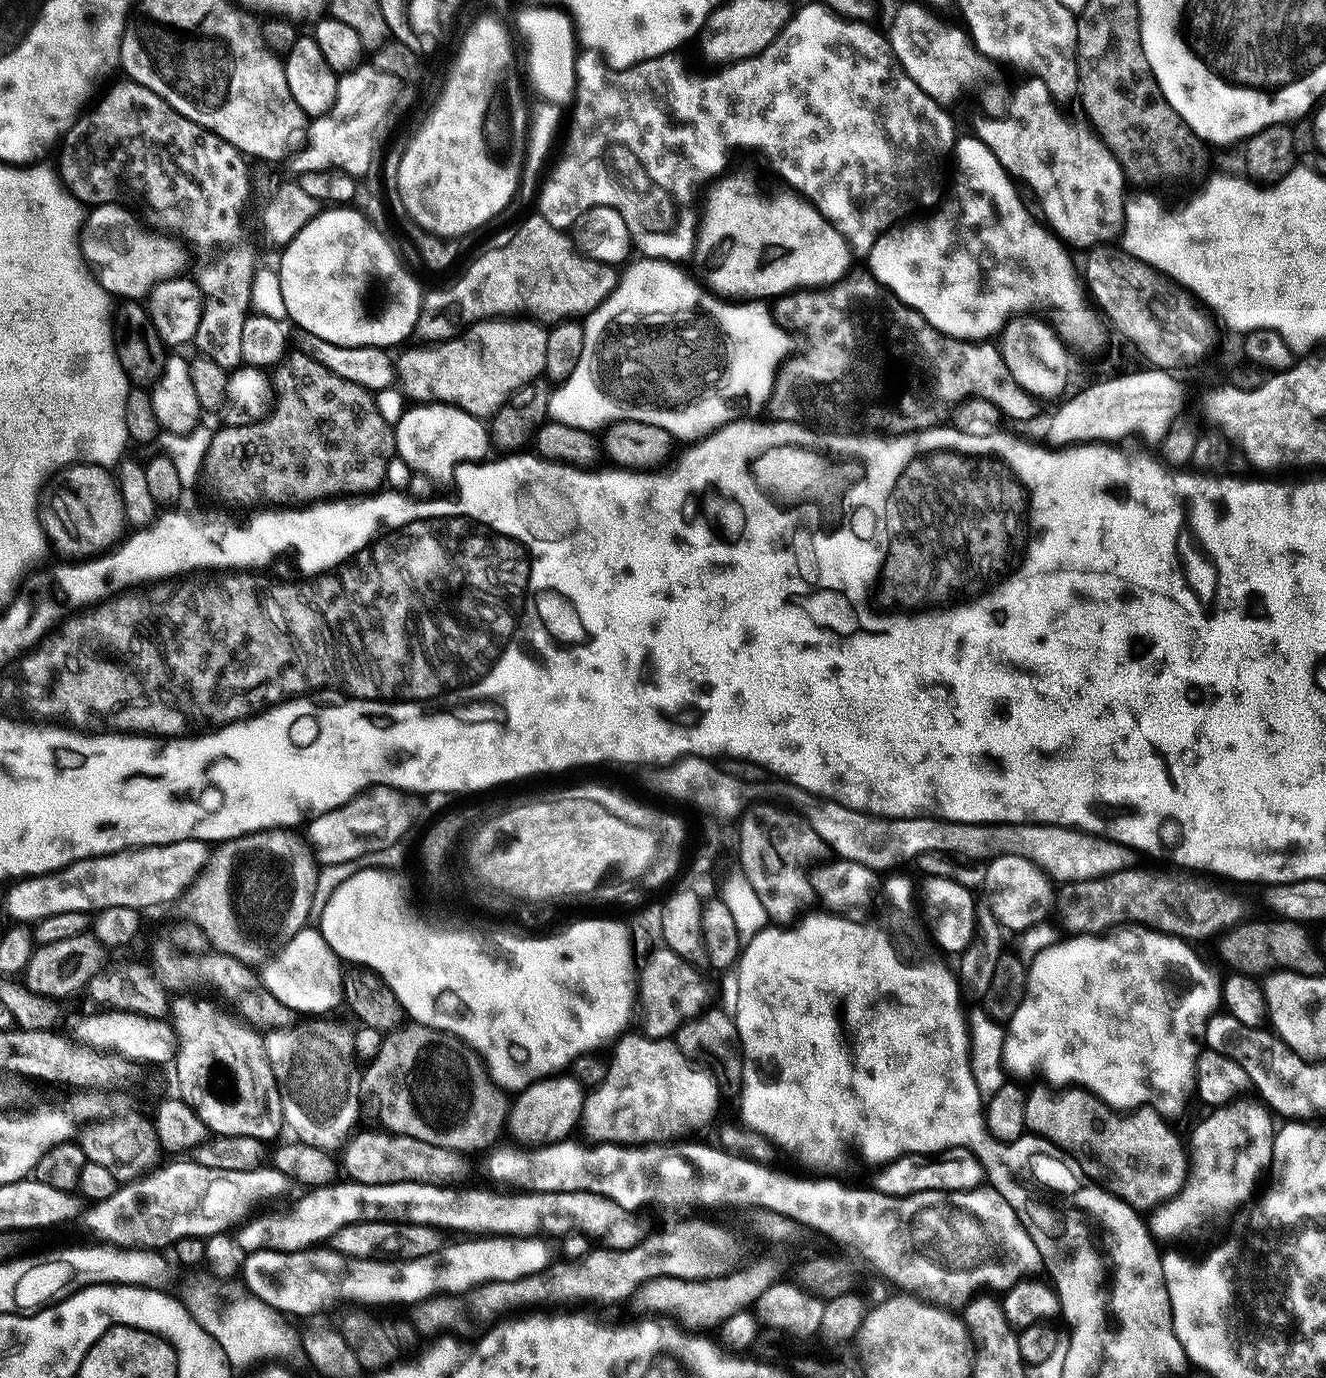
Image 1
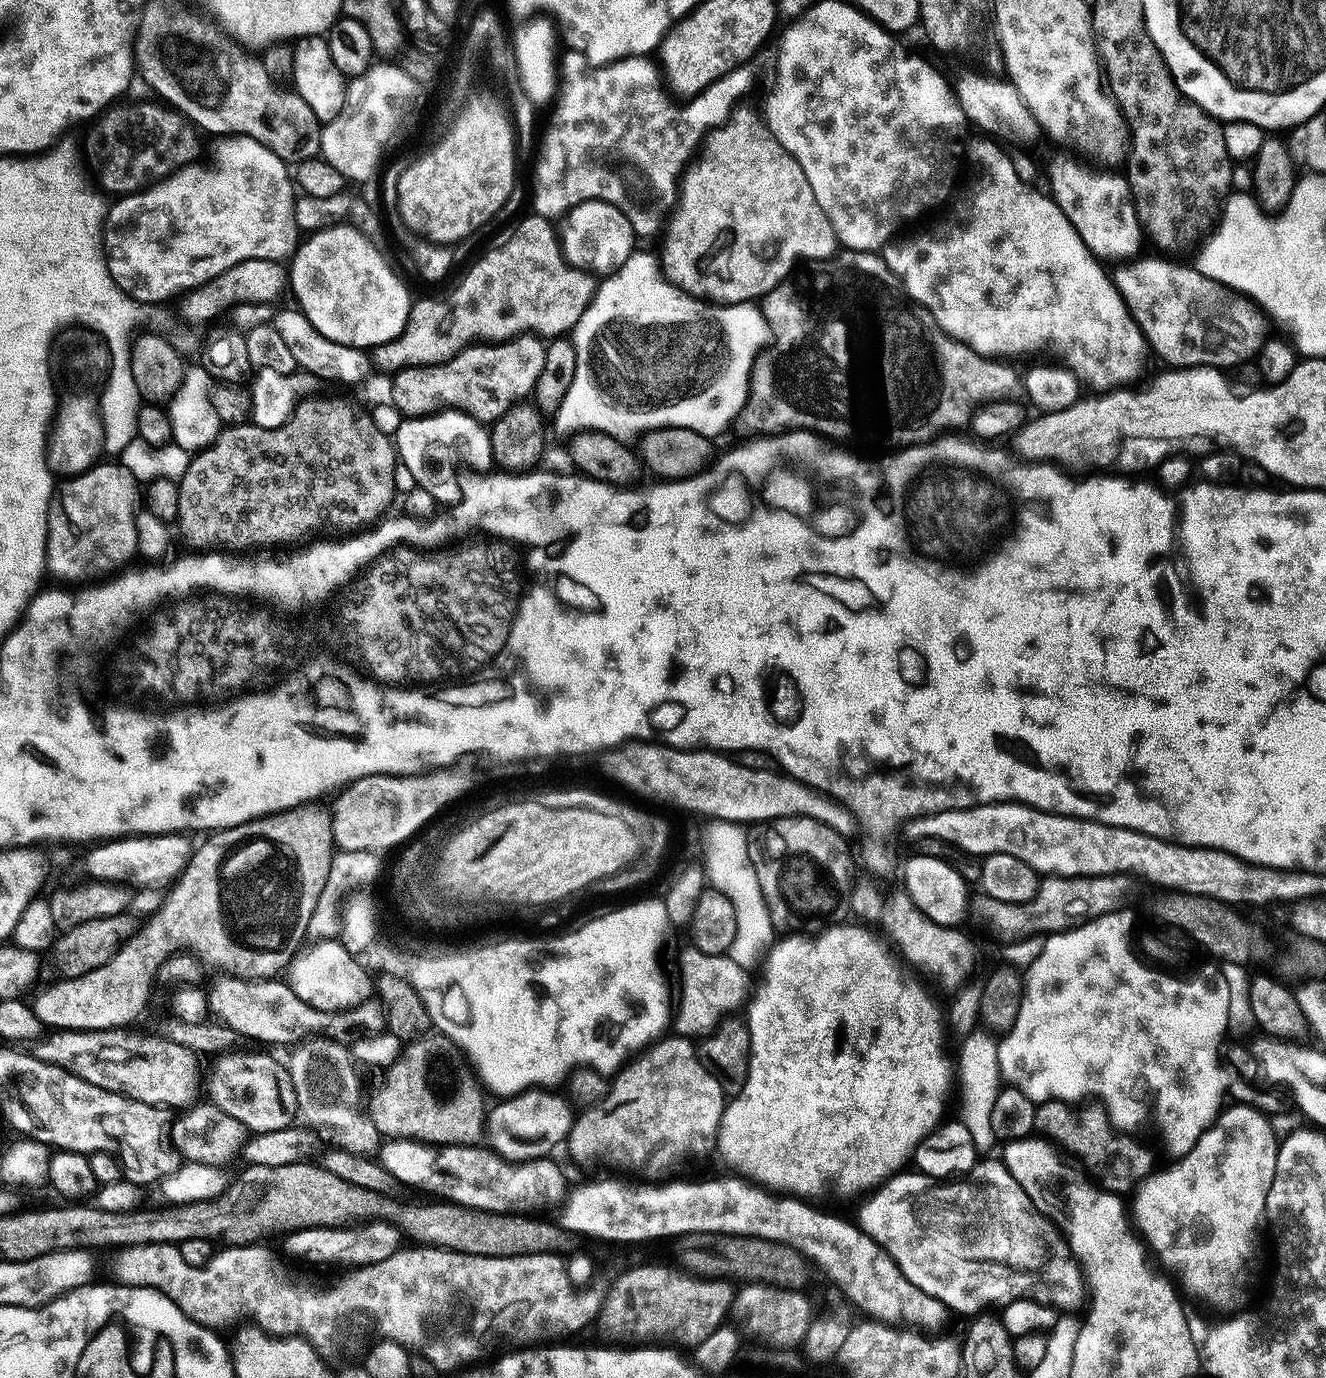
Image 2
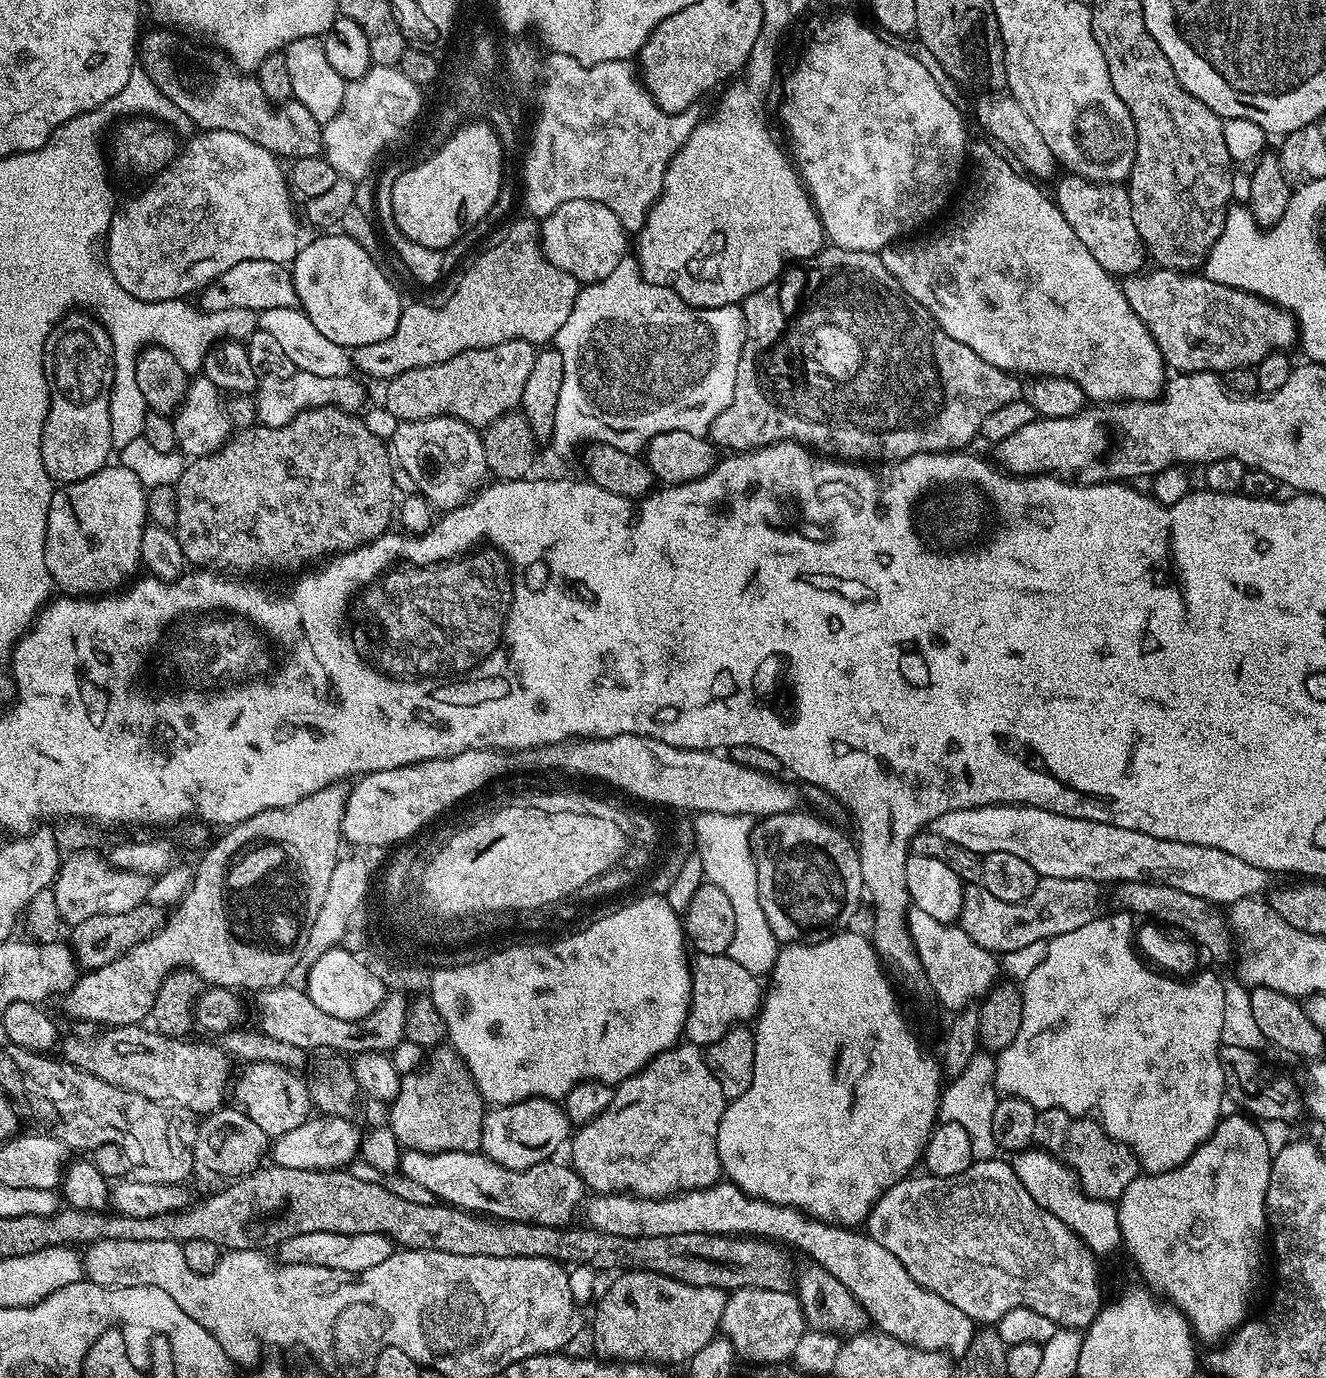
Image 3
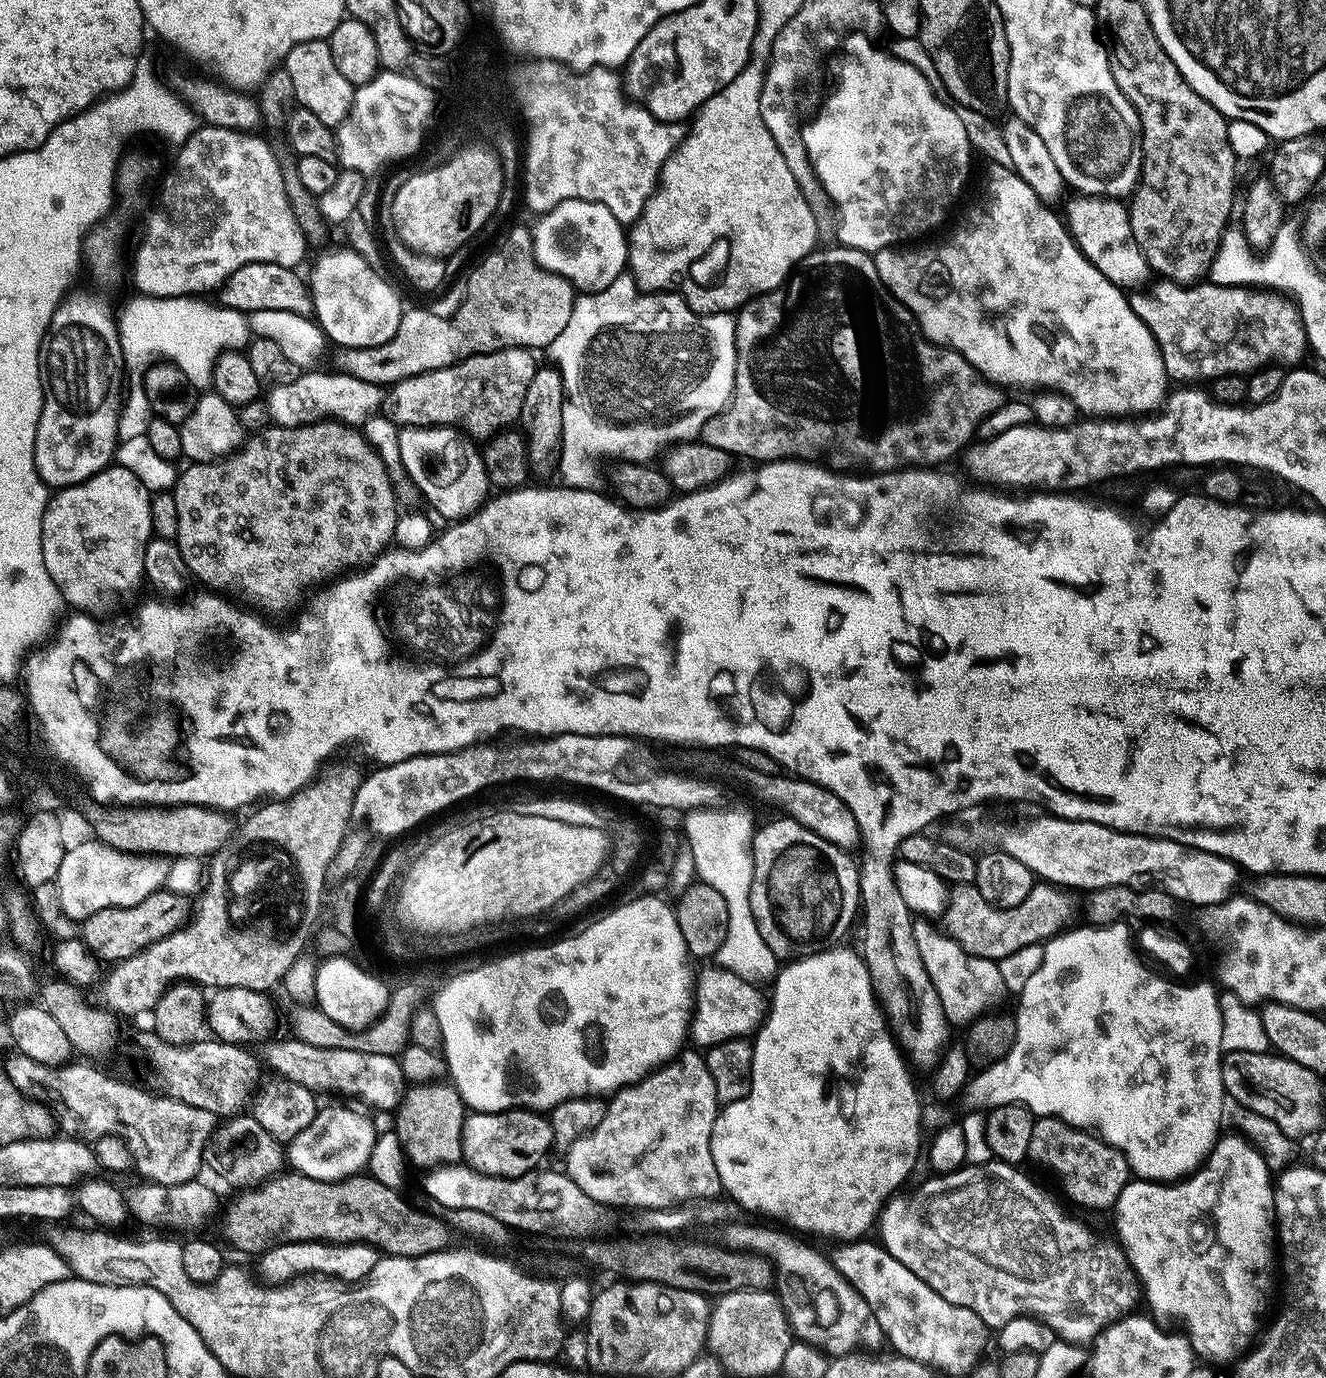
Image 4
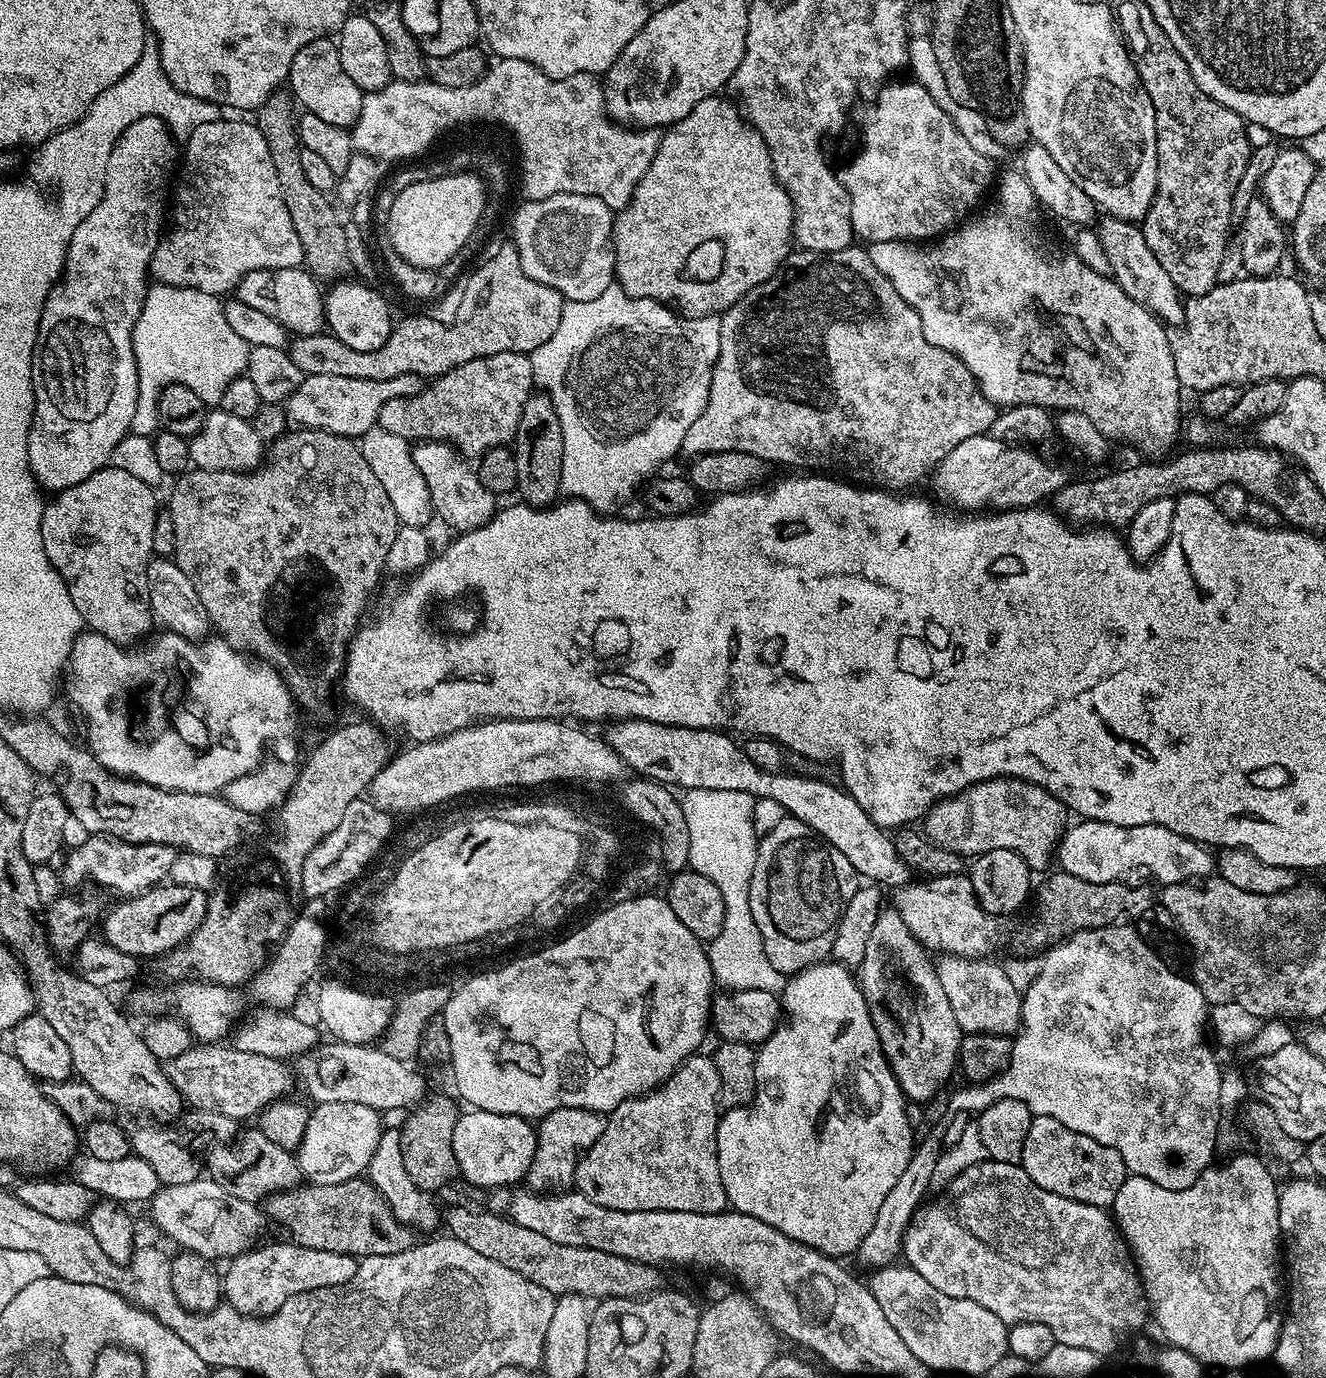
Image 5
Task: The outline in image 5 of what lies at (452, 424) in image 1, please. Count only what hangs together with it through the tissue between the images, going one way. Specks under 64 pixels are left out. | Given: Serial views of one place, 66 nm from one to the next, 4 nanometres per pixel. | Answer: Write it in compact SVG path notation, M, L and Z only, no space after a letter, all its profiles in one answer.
M425 440L412 449L414 462L430 488L430 498L437 517L444 519L457 533L469 532L490 522L498 511L498 496L482 486L477 469L451 444L442 440Z

